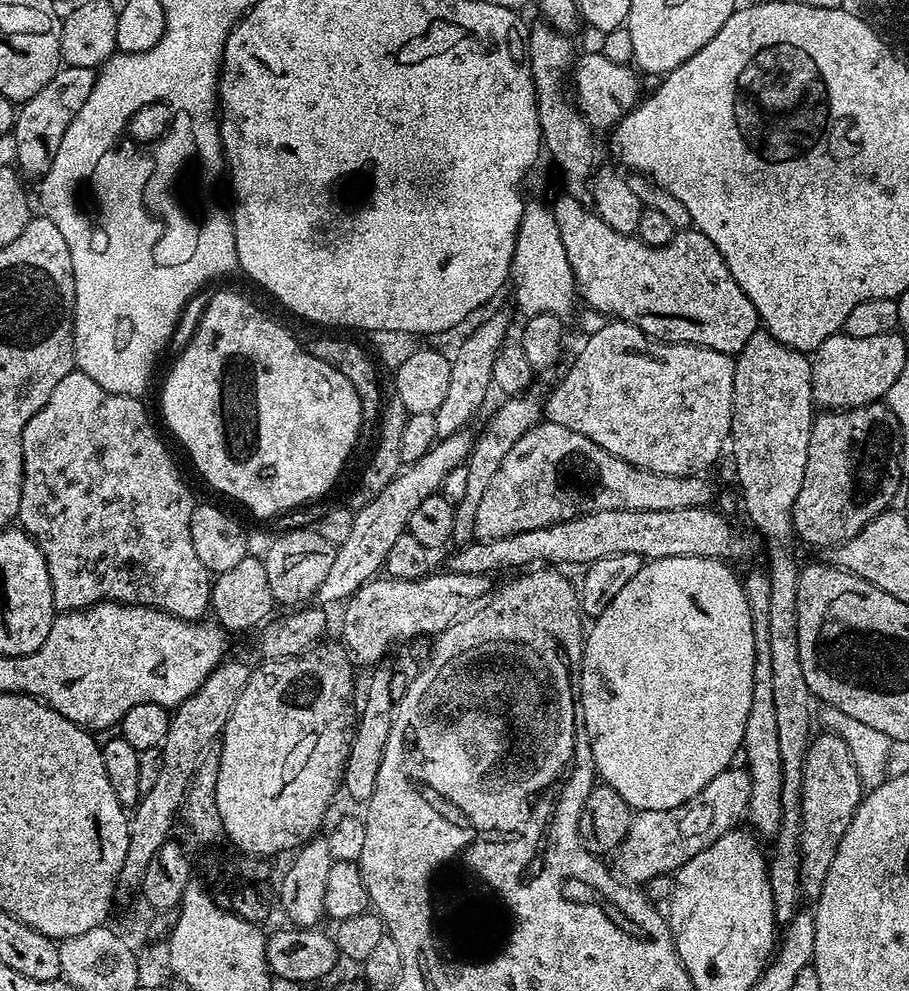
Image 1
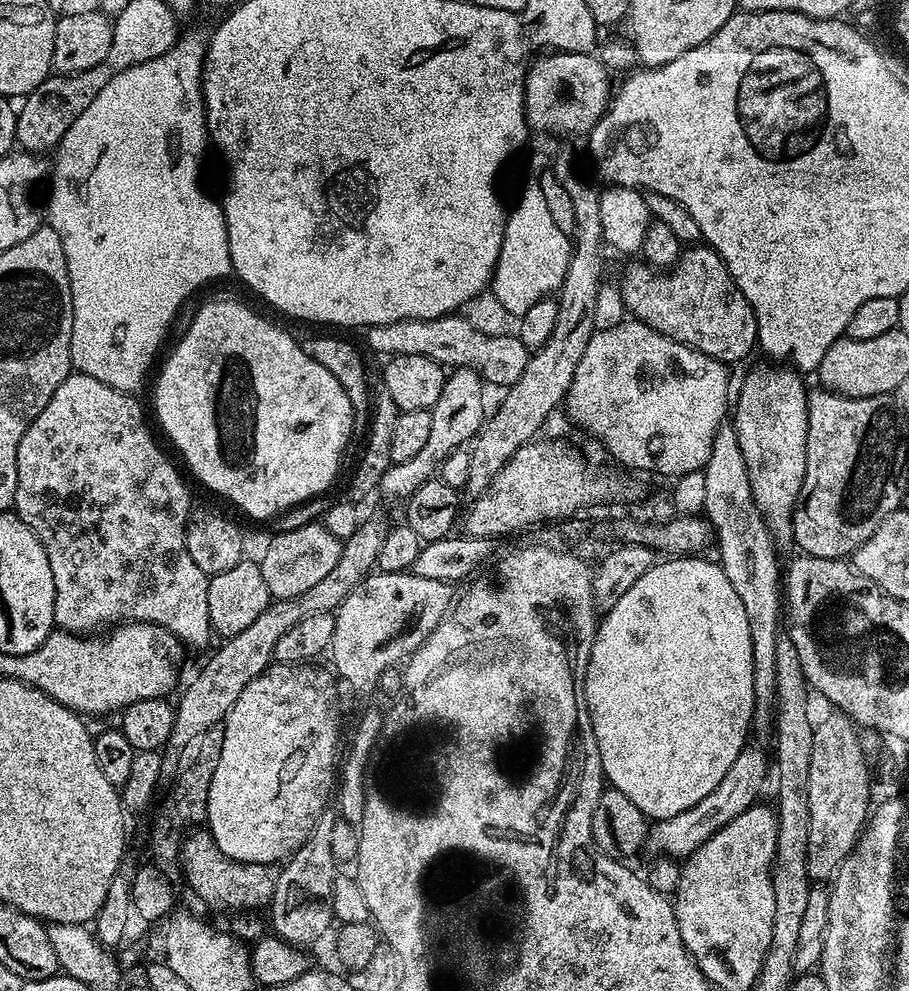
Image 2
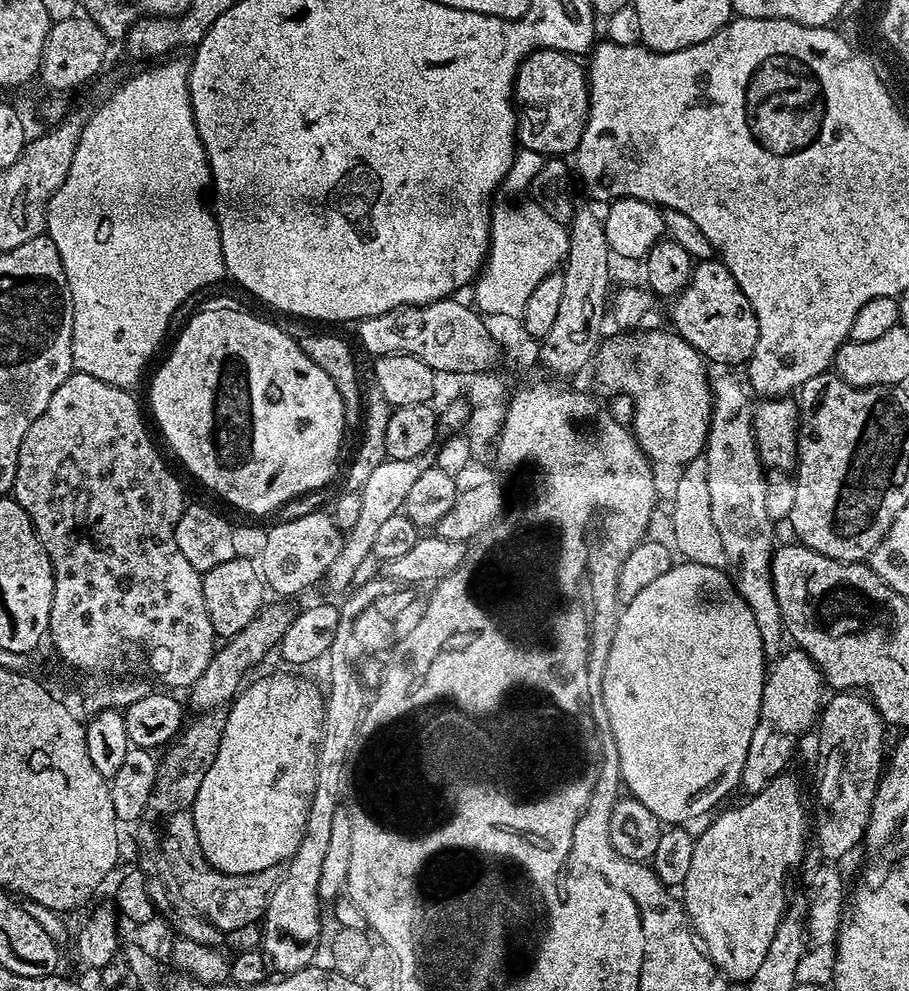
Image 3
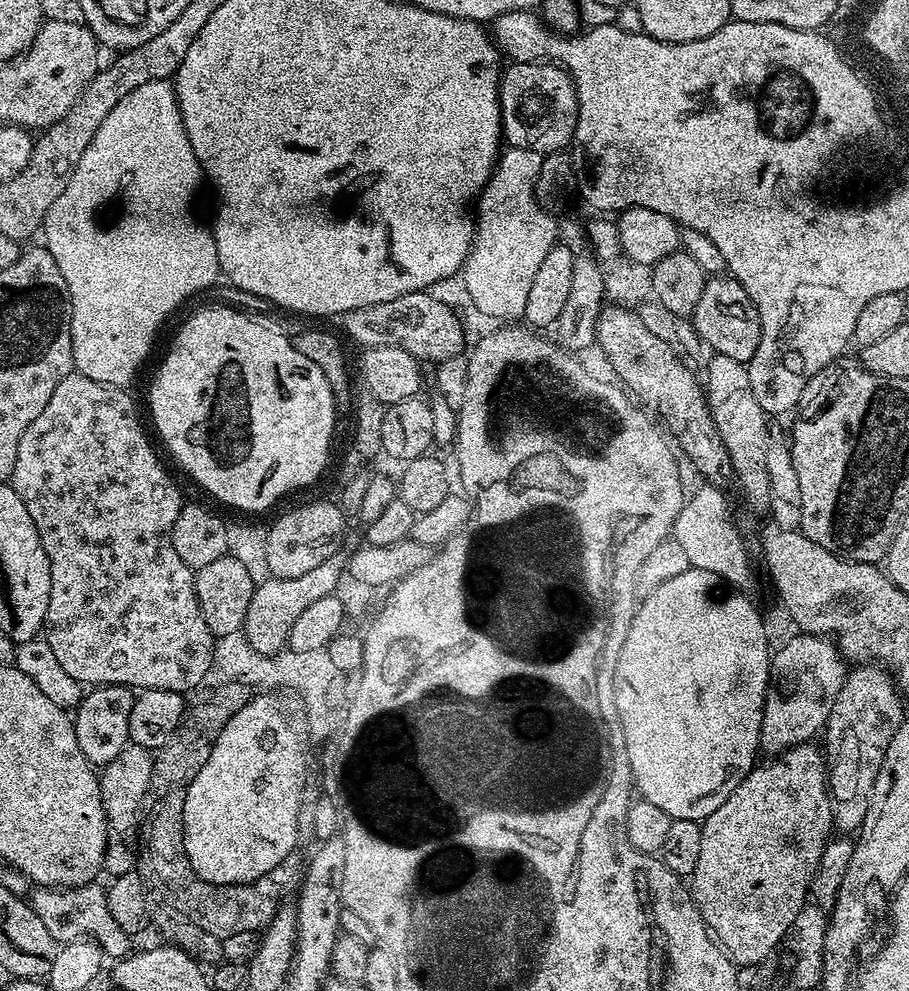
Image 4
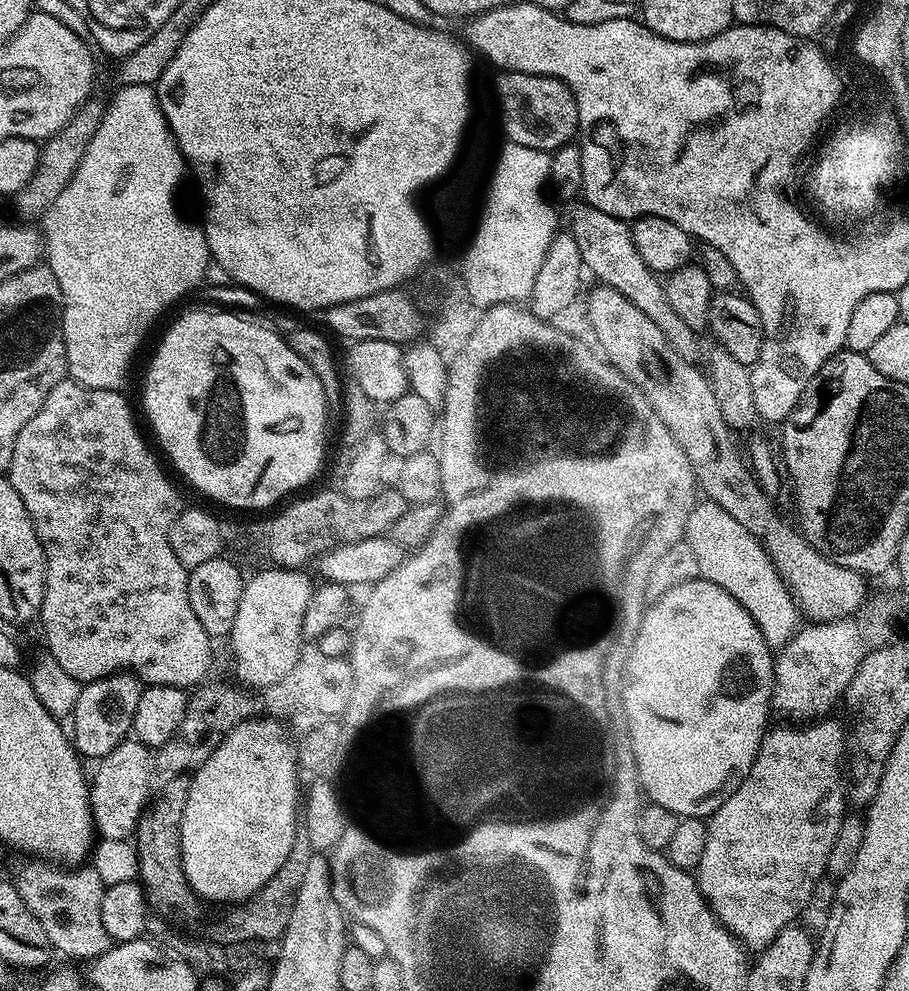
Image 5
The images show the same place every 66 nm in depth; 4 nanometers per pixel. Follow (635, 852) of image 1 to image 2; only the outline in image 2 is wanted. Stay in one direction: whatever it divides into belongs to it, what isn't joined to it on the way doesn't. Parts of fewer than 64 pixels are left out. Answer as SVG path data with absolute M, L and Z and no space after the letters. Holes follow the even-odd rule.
M746 746L741 750L734 766L730 766L730 770L726 772L726 778L722 778L722 782L718 784L716 789L711 791L706 798L702 798L702 802L698 803L697 806L683 811L682 814L674 814L674 818L655 821L648 833L647 847L649 849L652 847L654 851L660 852L656 854L663 854L668 858L687 858L702 842L708 841L722 826L726 826L727 822L732 822L734 818L738 818L738 815L745 813L748 808L757 803L761 797L759 794L764 786L764 779L770 776L770 756L769 753L767 756L762 749L752 747Z

